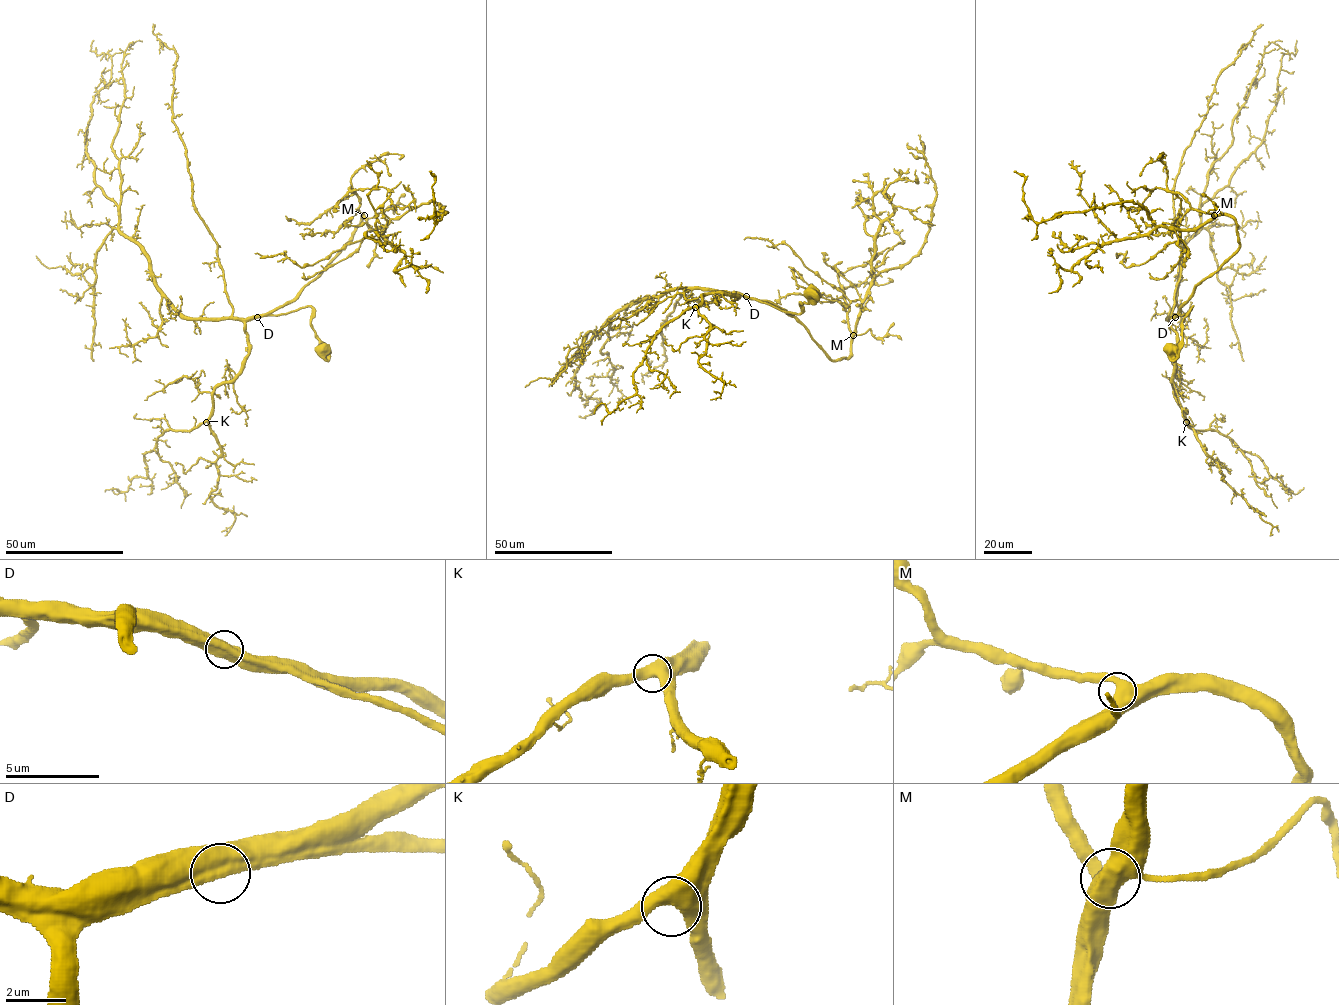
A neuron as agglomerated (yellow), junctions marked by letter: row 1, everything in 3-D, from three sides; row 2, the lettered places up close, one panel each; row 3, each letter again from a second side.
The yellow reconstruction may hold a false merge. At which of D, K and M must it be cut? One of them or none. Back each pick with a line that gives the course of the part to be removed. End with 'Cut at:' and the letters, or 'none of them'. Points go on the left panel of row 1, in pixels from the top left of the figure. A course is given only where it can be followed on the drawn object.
Cut at: none of them

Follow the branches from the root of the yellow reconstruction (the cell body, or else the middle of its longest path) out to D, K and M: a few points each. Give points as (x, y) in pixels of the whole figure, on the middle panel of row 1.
D: (810, 289), (808, 301), (800, 303), (799, 314), (787, 313), (746, 296)
K: (810, 289), (808, 301), (800, 303), (799, 314), (780, 310), (735, 292), (737, 297), (706, 293), (695, 307)
M: (810, 289), (808, 301), (800, 303), (799, 314), (759, 301), (791, 314), (832, 360), (849, 356), (853, 335)

